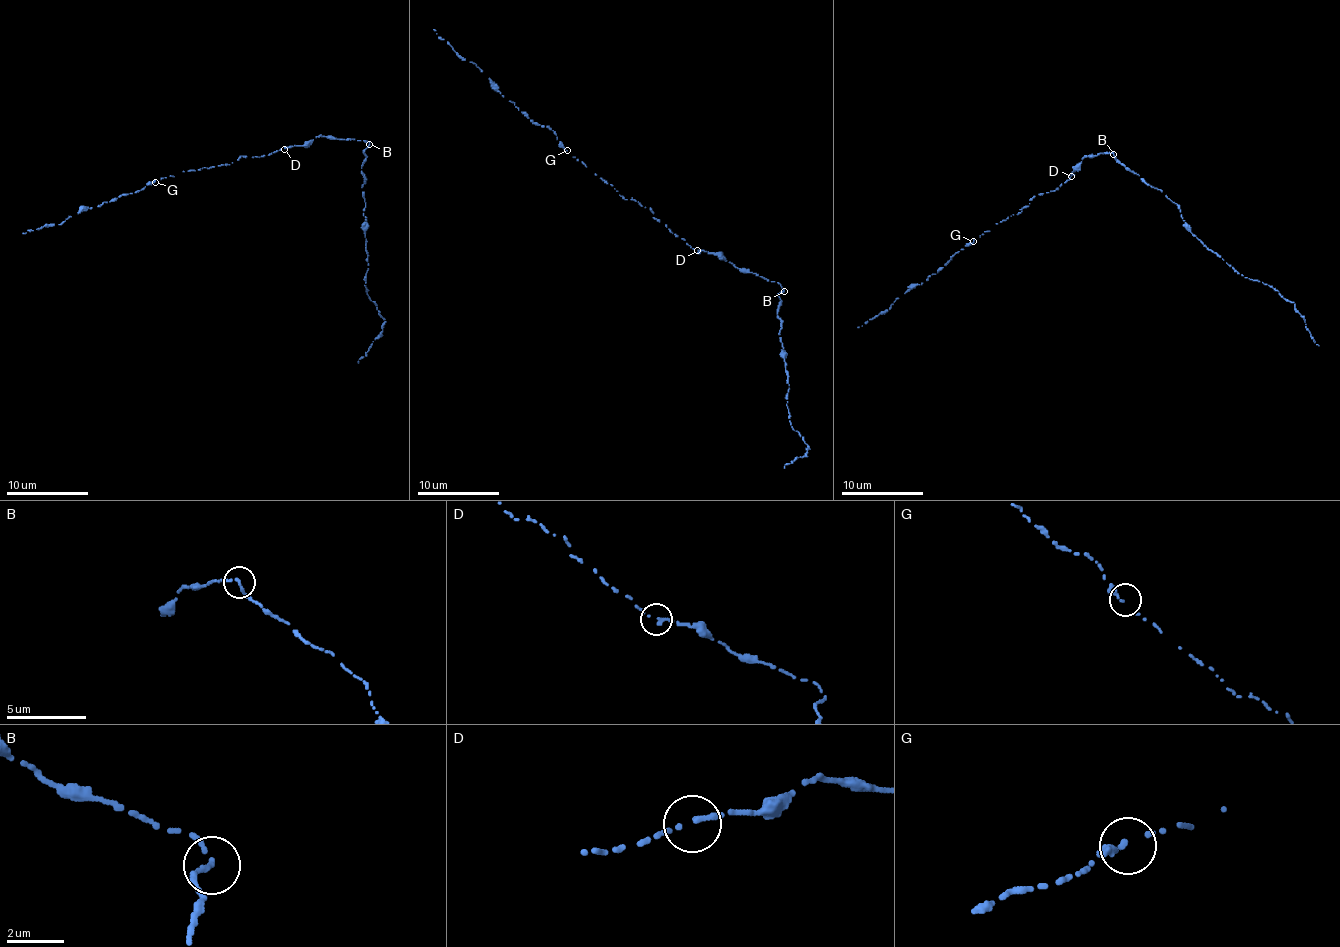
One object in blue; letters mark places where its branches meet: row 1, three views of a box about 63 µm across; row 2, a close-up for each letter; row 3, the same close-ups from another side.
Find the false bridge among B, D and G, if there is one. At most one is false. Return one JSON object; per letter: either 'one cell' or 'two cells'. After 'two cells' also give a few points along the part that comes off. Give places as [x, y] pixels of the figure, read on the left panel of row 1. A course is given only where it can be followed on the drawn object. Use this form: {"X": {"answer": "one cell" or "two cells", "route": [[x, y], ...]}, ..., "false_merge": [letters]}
{"B": {"answer": "two cells", "route": [[369, 144], [362, 166], [361, 188], [368, 256], [365, 284], [368, 296], [384, 320], [382, 333], [358, 362]]}, "D": {"answer": "one cell"}, "G": {"answer": "one cell"}, "false_merge": ["B"]}

